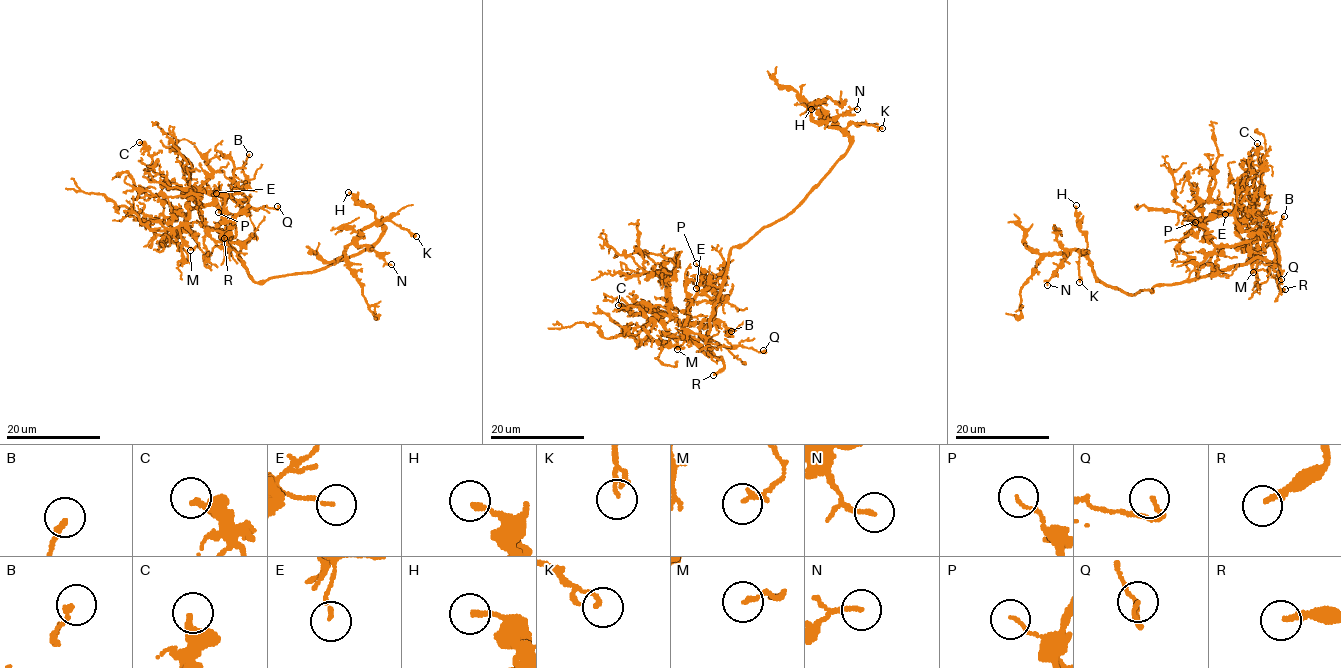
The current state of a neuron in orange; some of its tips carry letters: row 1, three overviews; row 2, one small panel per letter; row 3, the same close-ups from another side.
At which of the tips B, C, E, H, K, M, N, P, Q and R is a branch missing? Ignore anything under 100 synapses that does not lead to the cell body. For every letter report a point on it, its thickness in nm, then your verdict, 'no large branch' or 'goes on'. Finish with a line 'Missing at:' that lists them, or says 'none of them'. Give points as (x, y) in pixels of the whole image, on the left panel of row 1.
B: (249, 154) | 180 nm | no large branch
C: (139, 142) | 280 nm | no large branch
E: (216, 193) | 140 nm | no large branch
H: (348, 192) | 200 nm | no large branch
K: (416, 236) | 140 nm | no large branch
M: (190, 250) | 150 nm | no large branch
N: (391, 264) | 160 nm | no large branch
P: (218, 212) | 110 nm | no large branch
Q: (277, 206) | 170 nm | no large branch
R: (224, 238) | 190 nm | goes on
Missing at: R

